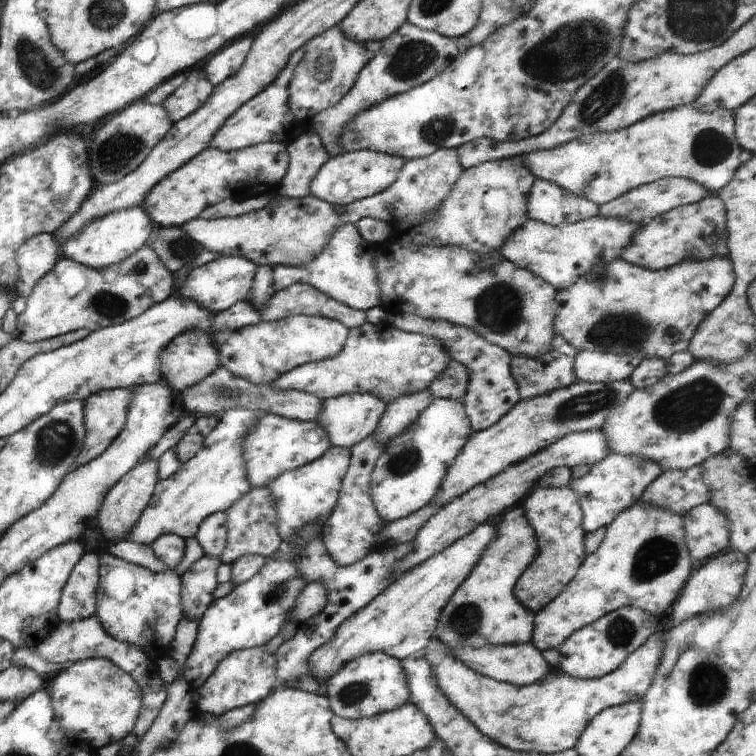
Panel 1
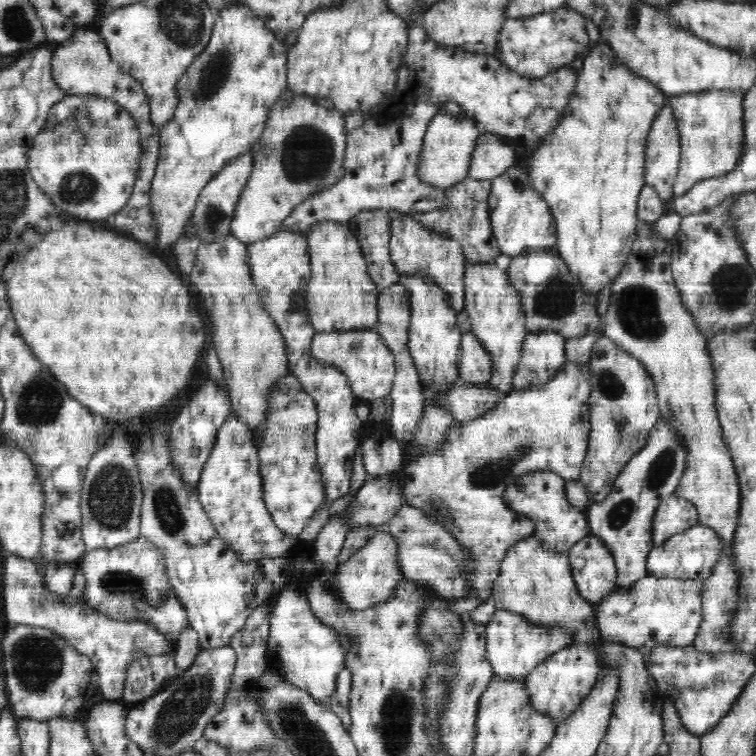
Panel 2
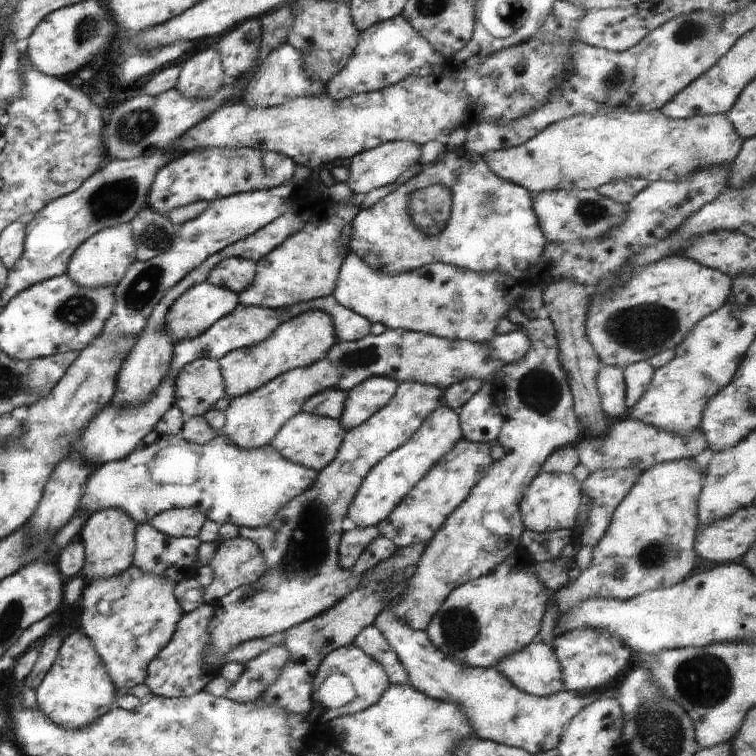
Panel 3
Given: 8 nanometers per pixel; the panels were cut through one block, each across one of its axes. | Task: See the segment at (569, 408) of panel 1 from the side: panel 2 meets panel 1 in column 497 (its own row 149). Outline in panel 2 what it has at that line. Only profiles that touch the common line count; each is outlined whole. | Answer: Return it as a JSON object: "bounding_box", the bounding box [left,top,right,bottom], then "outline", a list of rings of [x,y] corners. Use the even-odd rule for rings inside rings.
{"bounding_box":[417,113,484,190],"outline":[[[444,113],[434,115],[424,135],[421,162],[417,171],[420,181],[446,190],[465,180],[469,176],[470,164],[478,137],[483,131],[484,128],[474,118],[447,119]]]}

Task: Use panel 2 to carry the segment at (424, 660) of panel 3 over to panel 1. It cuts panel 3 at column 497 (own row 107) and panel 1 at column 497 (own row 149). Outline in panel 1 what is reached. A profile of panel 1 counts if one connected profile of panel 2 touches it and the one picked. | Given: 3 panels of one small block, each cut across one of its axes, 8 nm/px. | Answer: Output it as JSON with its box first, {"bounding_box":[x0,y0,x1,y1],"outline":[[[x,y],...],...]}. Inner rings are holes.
{"bounding_box":[423,632,663,755],"outline":[[[656,632],[617,670],[598,679],[573,678],[553,669],[541,682],[532,685],[518,687],[498,682],[466,667],[436,638],[426,644],[423,659],[435,675],[439,690],[481,734],[512,751],[550,755],[574,748],[590,720],[602,710],[642,701],[663,654],[663,634]]]}

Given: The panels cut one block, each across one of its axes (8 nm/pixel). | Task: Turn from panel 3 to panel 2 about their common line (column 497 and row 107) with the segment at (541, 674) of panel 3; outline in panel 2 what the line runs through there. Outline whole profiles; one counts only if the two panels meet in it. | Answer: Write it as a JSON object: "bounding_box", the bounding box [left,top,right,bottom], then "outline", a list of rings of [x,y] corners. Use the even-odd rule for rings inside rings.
{"bounding_box":[645,104,681,203],"outline":[[[666,104],[654,118],[647,138],[645,183],[654,187],[664,203],[671,202],[681,160],[681,145],[673,110]]]}

